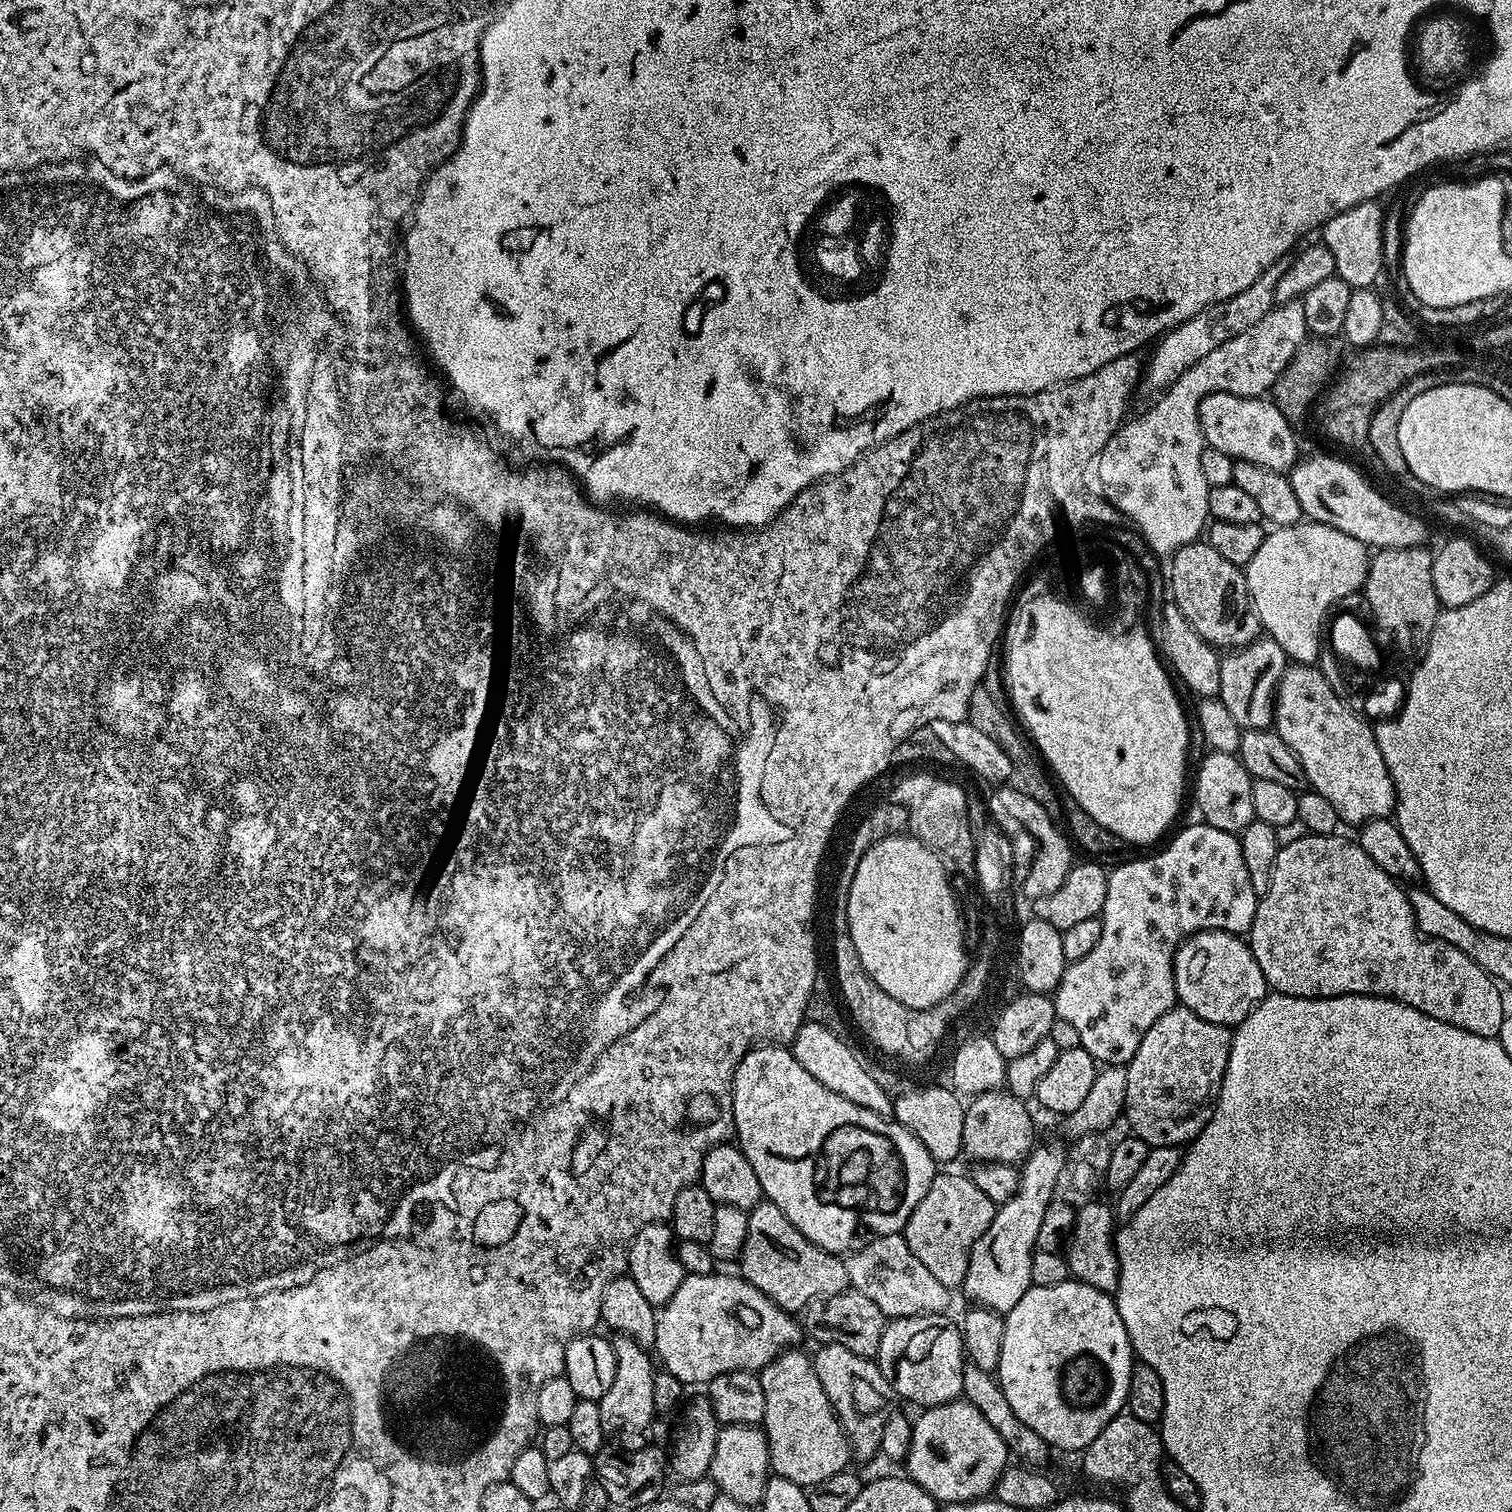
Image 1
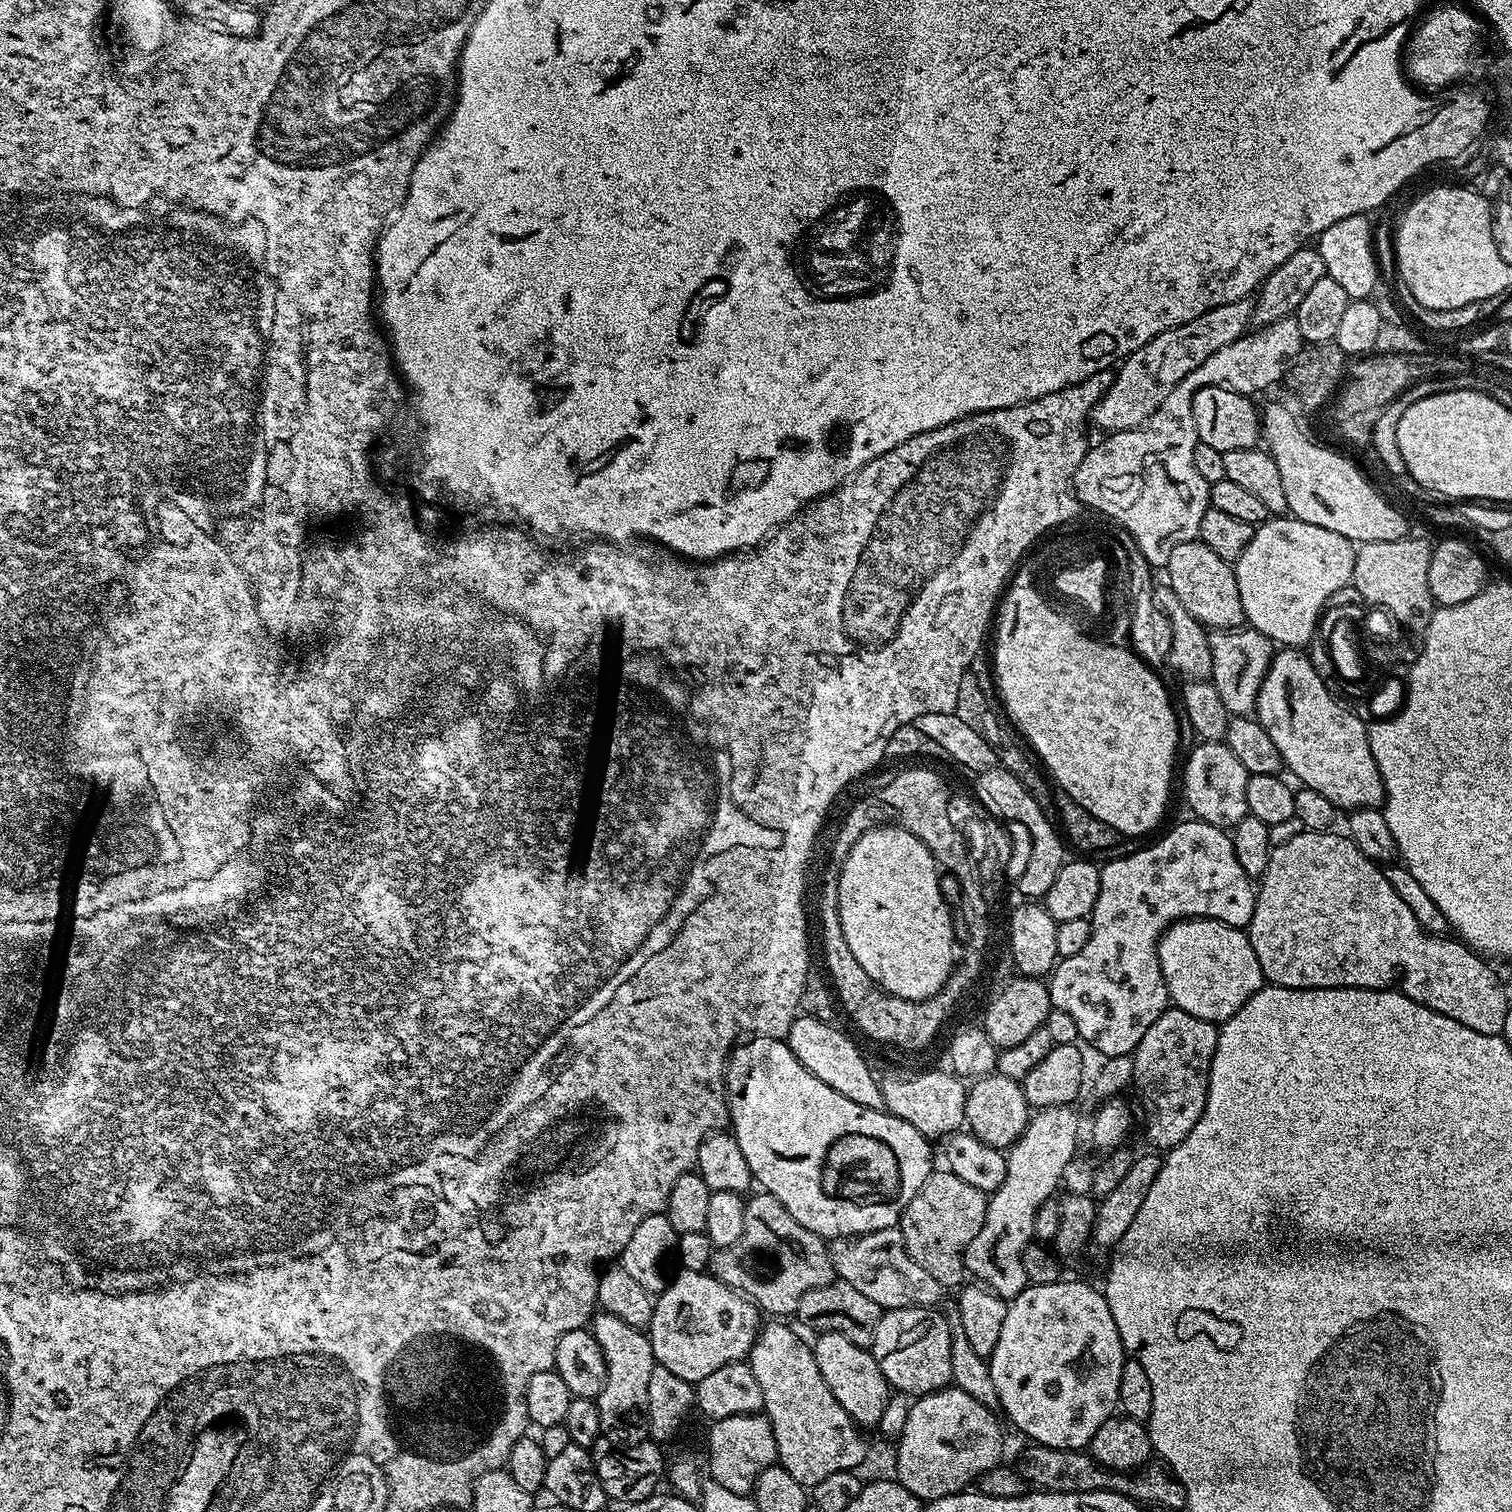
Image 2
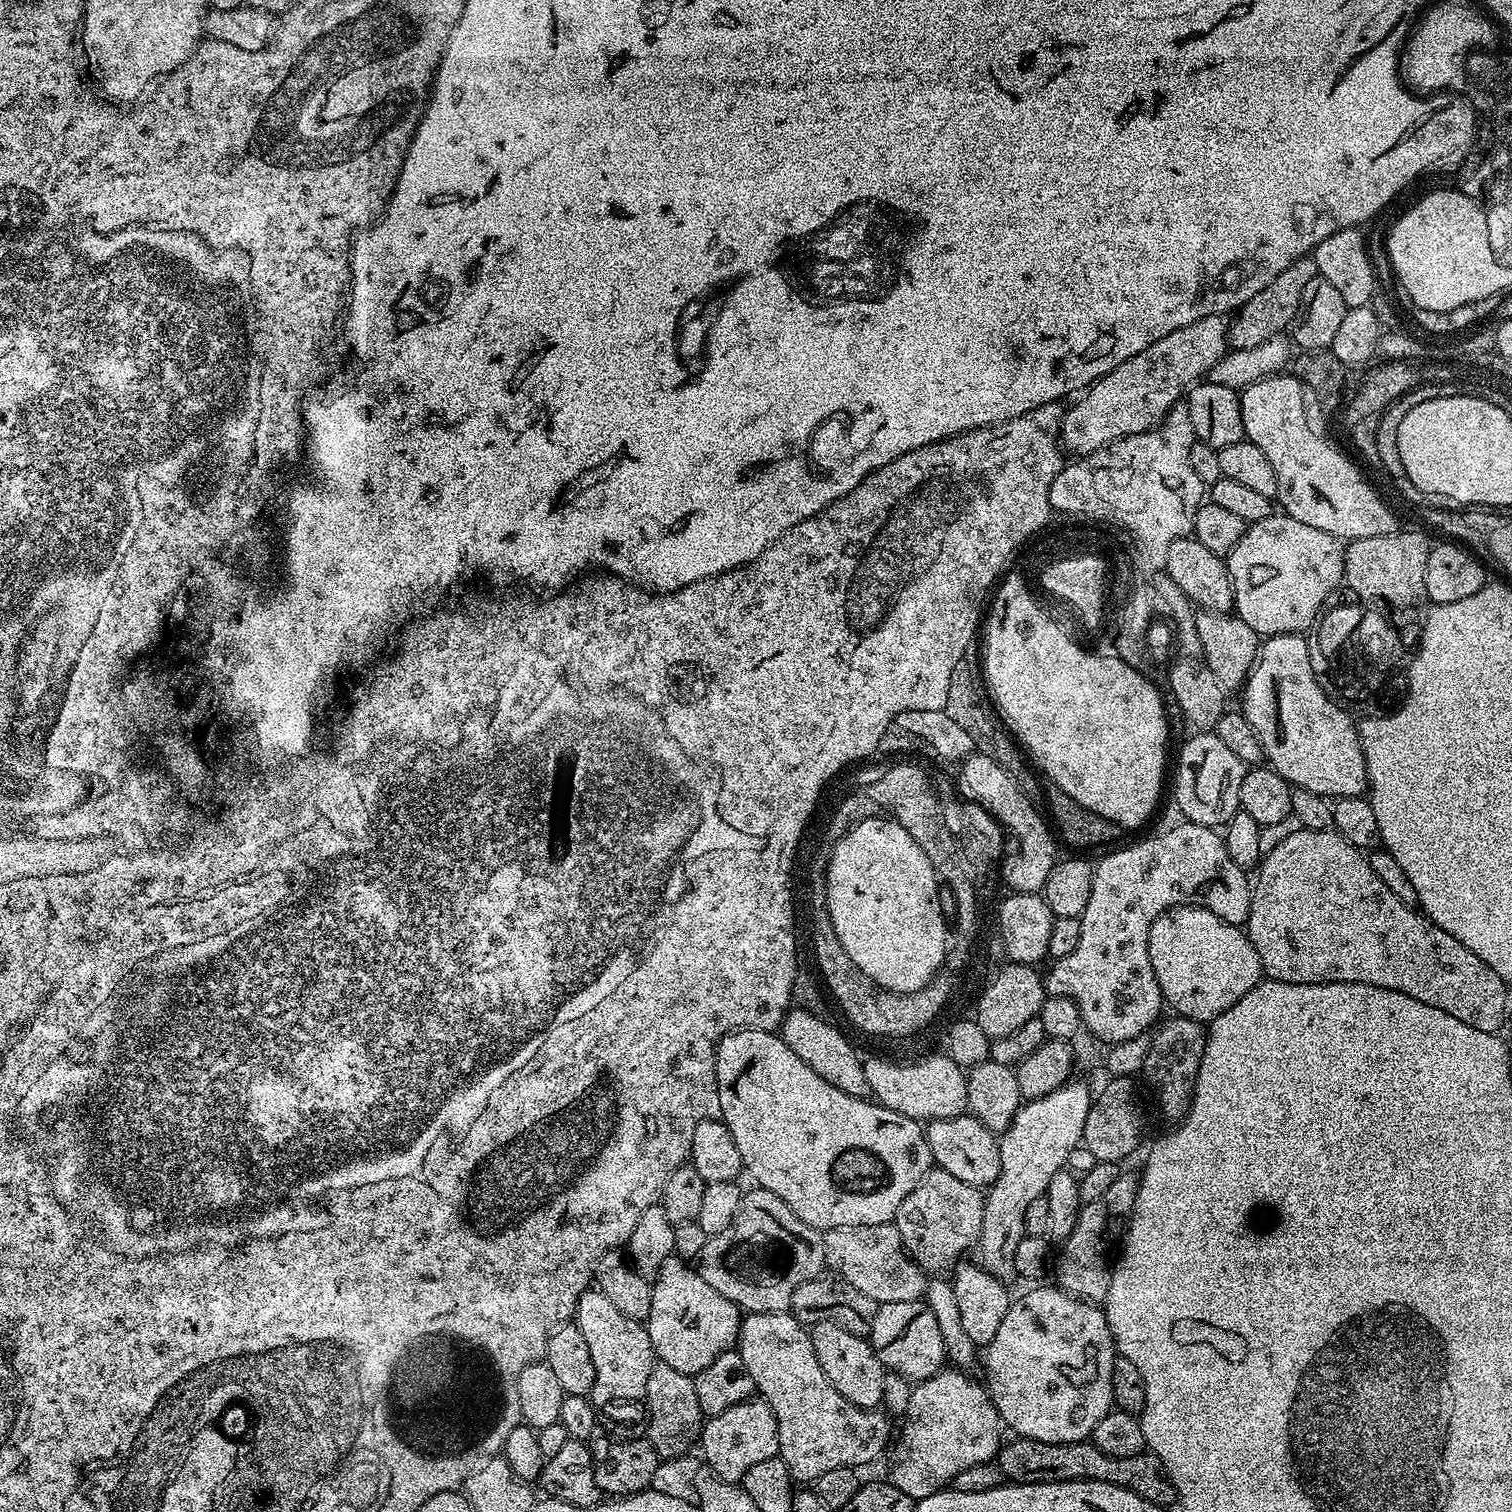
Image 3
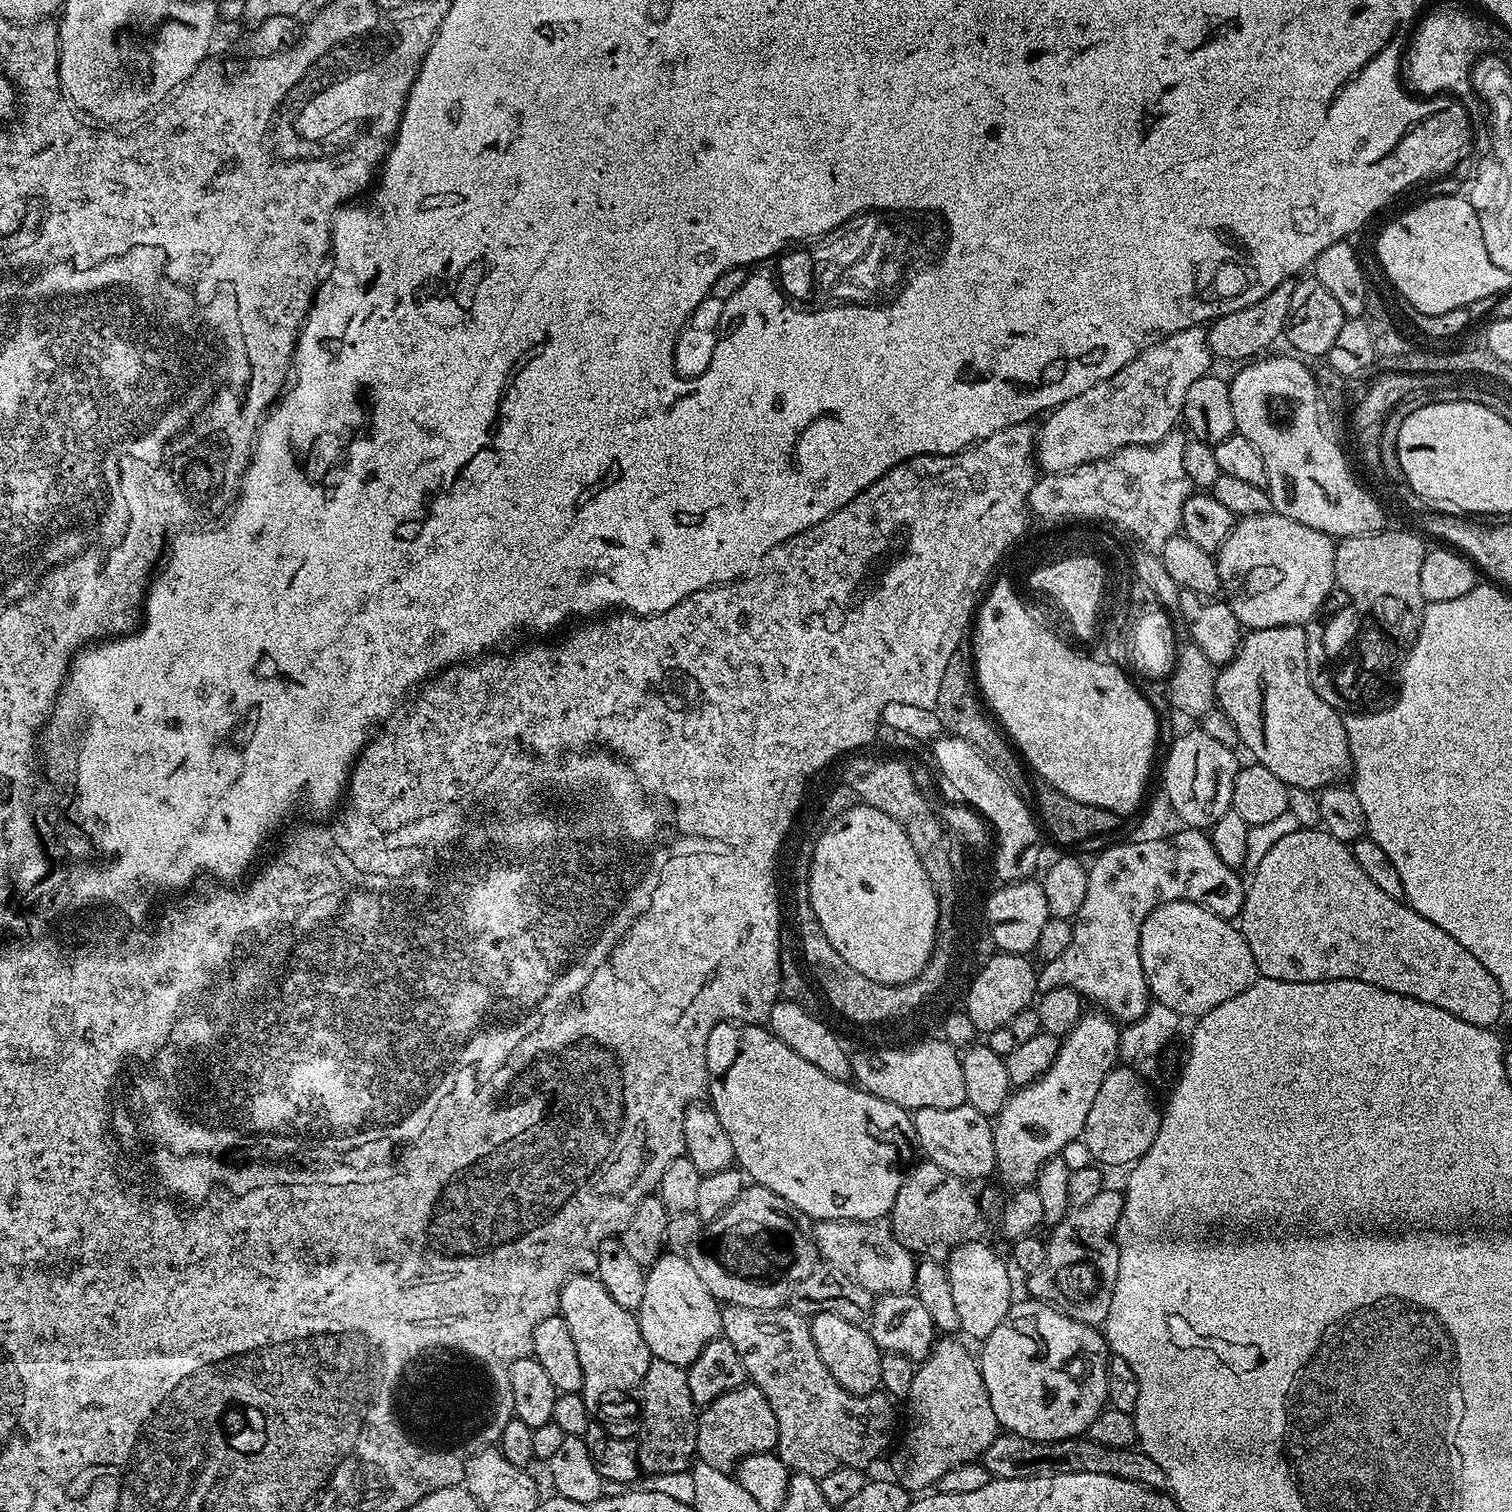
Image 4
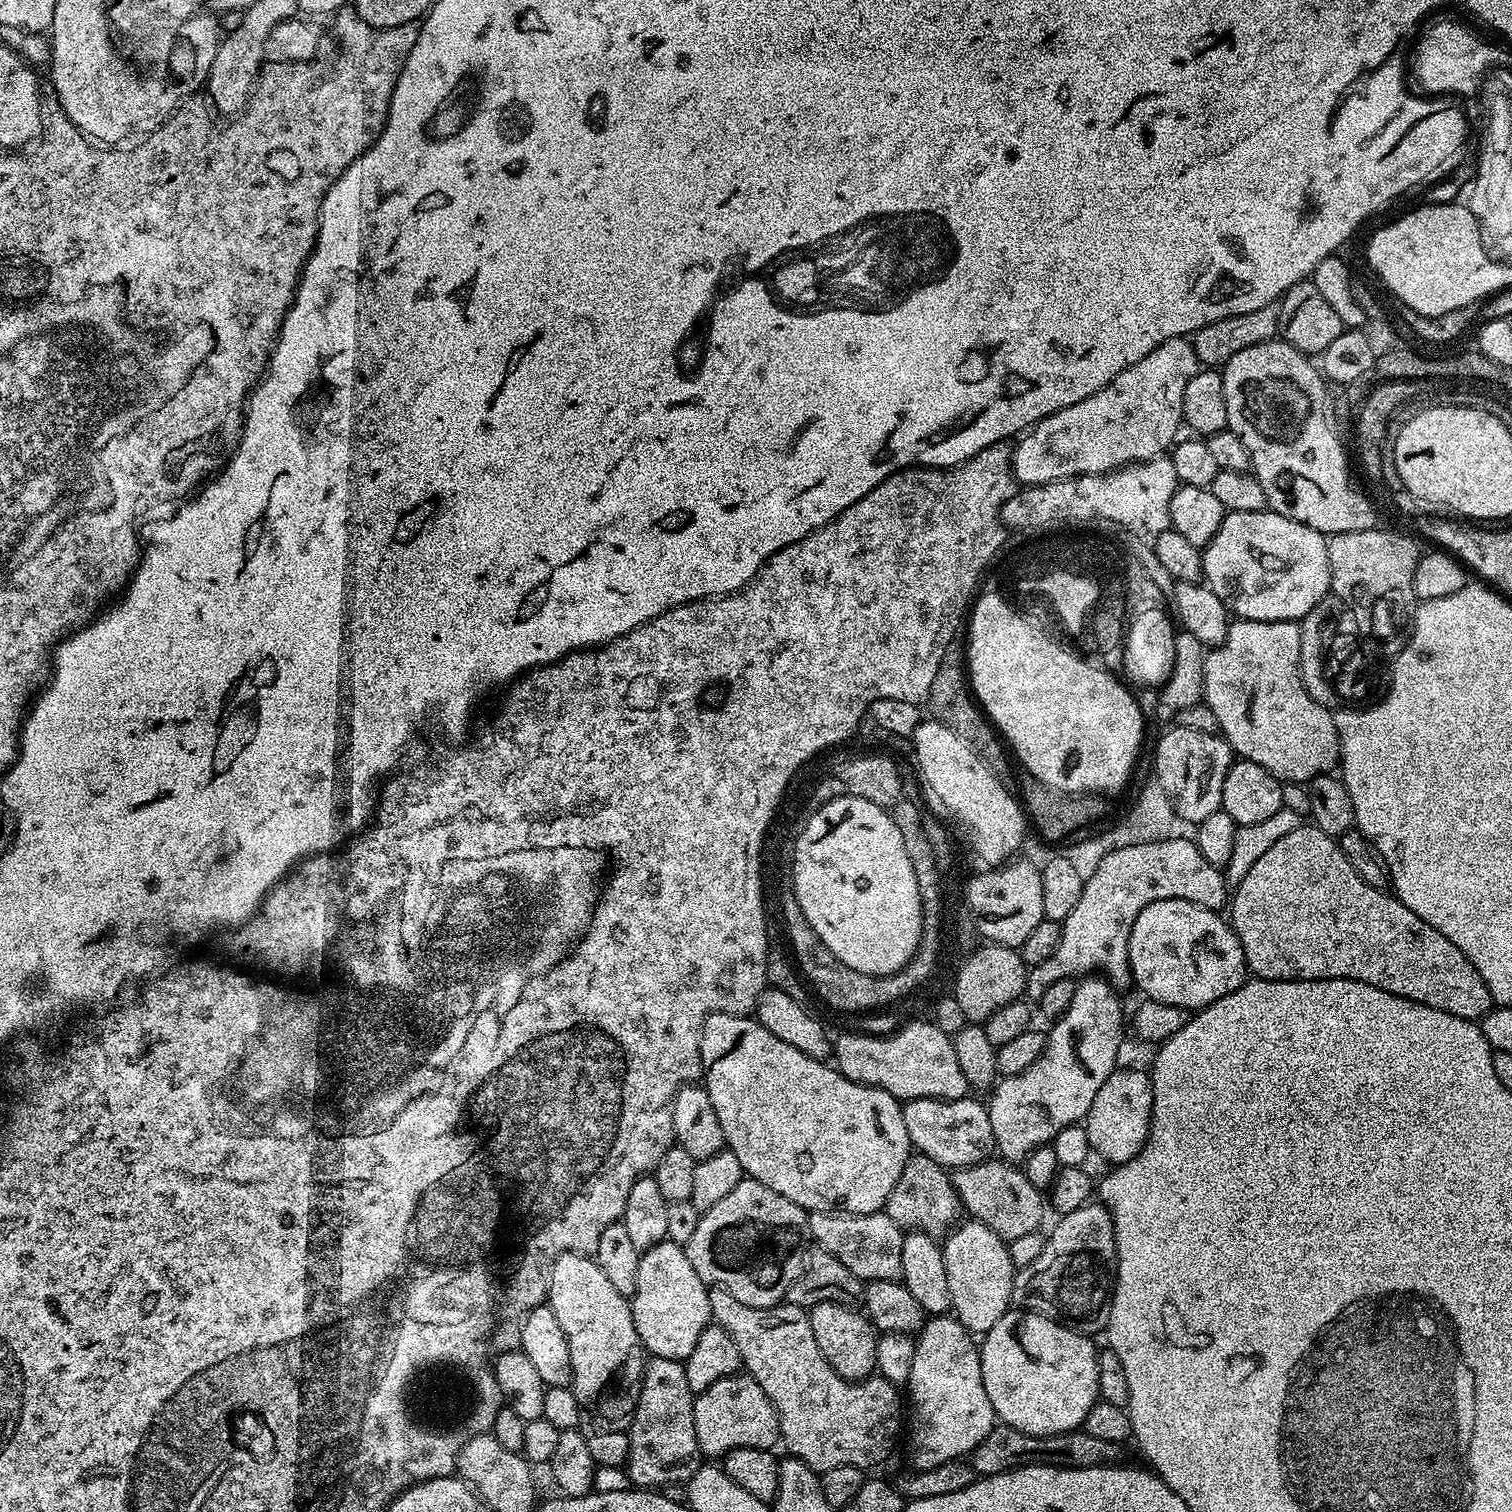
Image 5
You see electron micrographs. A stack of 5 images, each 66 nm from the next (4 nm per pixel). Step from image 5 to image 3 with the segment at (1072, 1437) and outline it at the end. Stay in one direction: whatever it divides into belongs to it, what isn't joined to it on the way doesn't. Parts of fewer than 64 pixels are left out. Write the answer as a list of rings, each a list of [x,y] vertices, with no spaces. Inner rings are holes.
[[[1012,1438],[1009,1444],[1007,1441],[996,1453],[994,1462],[999,1466],[1005,1481],[1013,1484],[1093,1480],[1134,1490],[1134,1494],[1138,1494],[1138,1498],[1146,1498],[1146,1502],[1165,1506],[1177,1503],[1176,1487],[1174,1482],[1170,1482],[1170,1474],[1166,1474],[1166,1466],[1162,1466],[1162,1458],[1147,1450],[1133,1456],[1108,1456],[1098,1450],[1096,1444],[1083,1439],[1073,1444],[1051,1444],[1031,1438]]]

